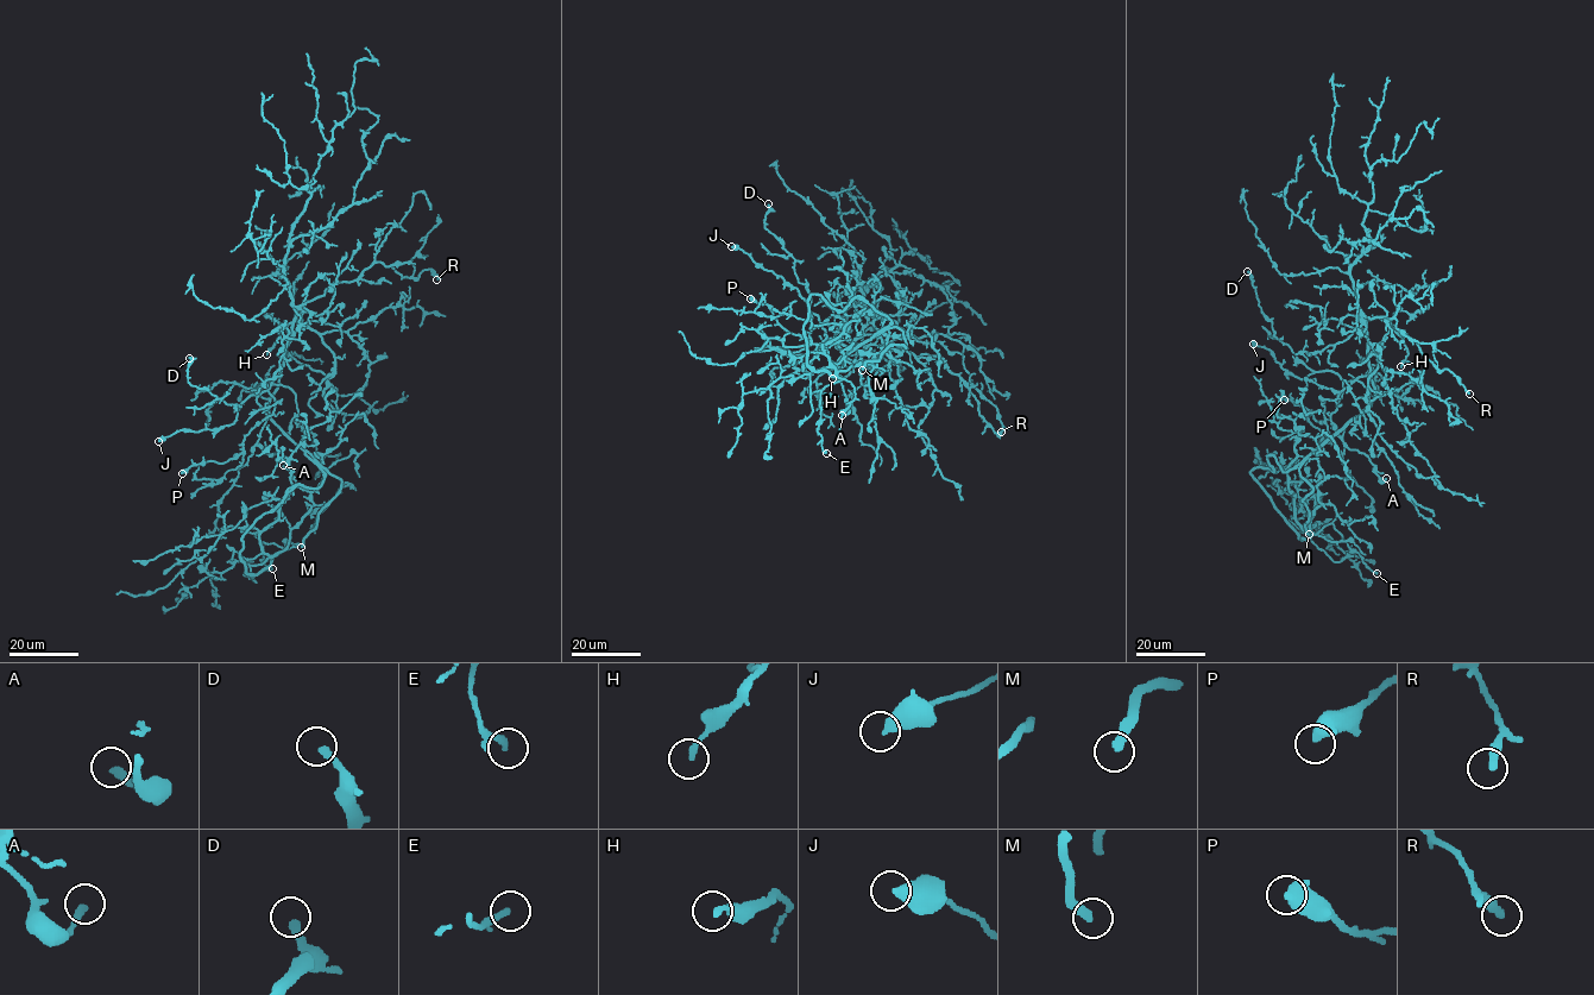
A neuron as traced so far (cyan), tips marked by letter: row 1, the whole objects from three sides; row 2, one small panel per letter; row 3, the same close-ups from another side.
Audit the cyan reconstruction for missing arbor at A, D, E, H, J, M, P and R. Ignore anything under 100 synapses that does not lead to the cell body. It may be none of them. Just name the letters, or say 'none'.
M

